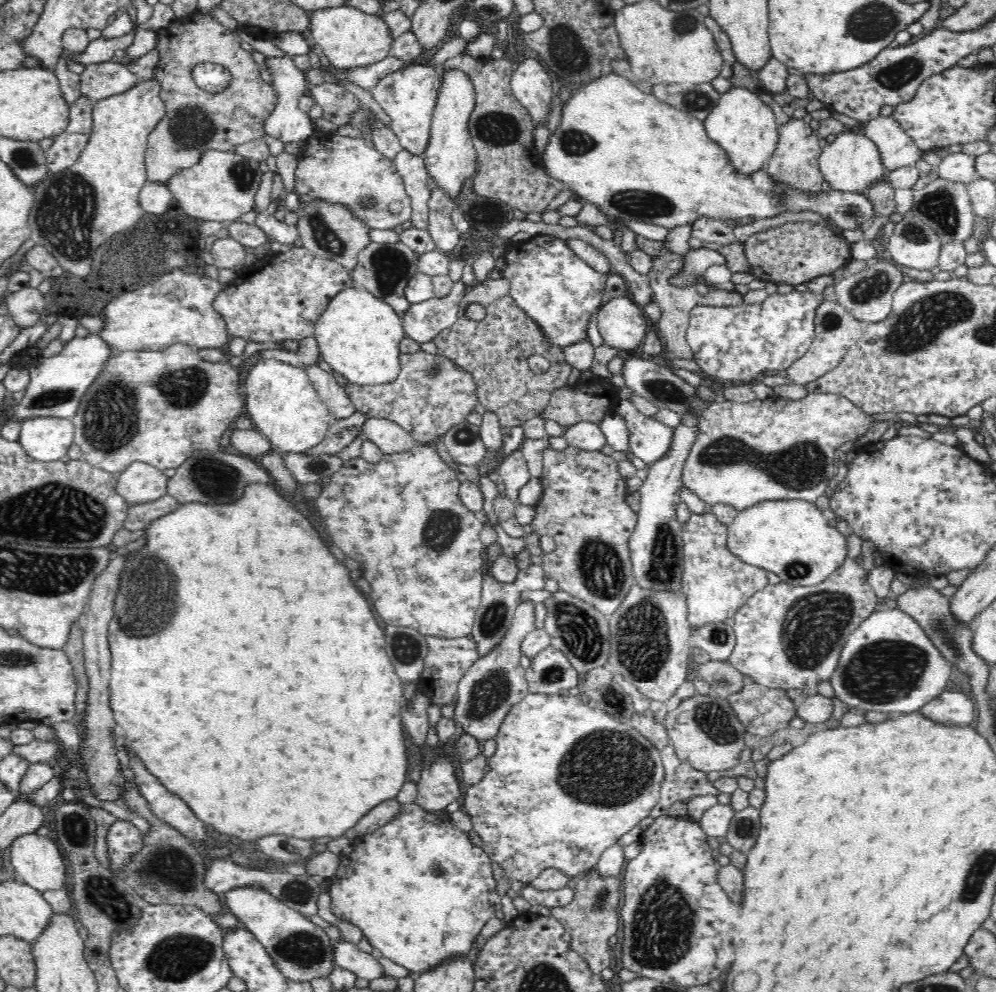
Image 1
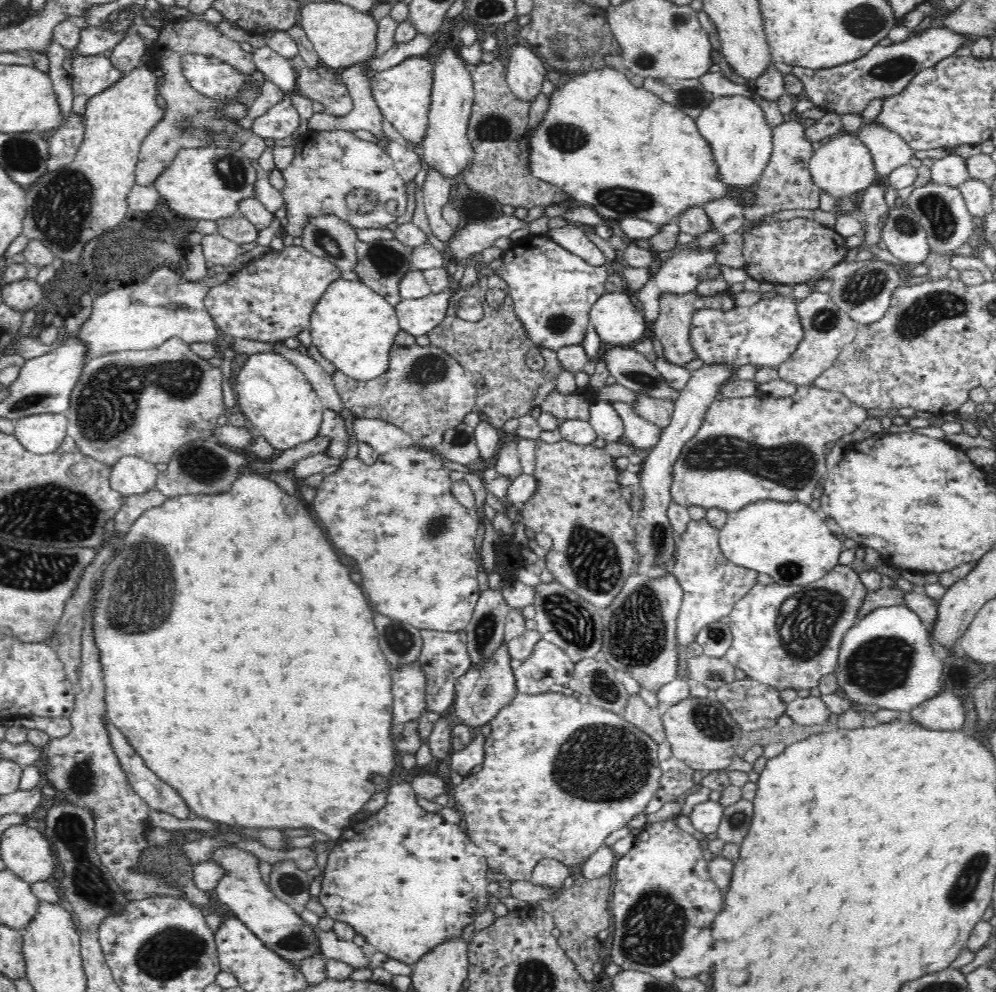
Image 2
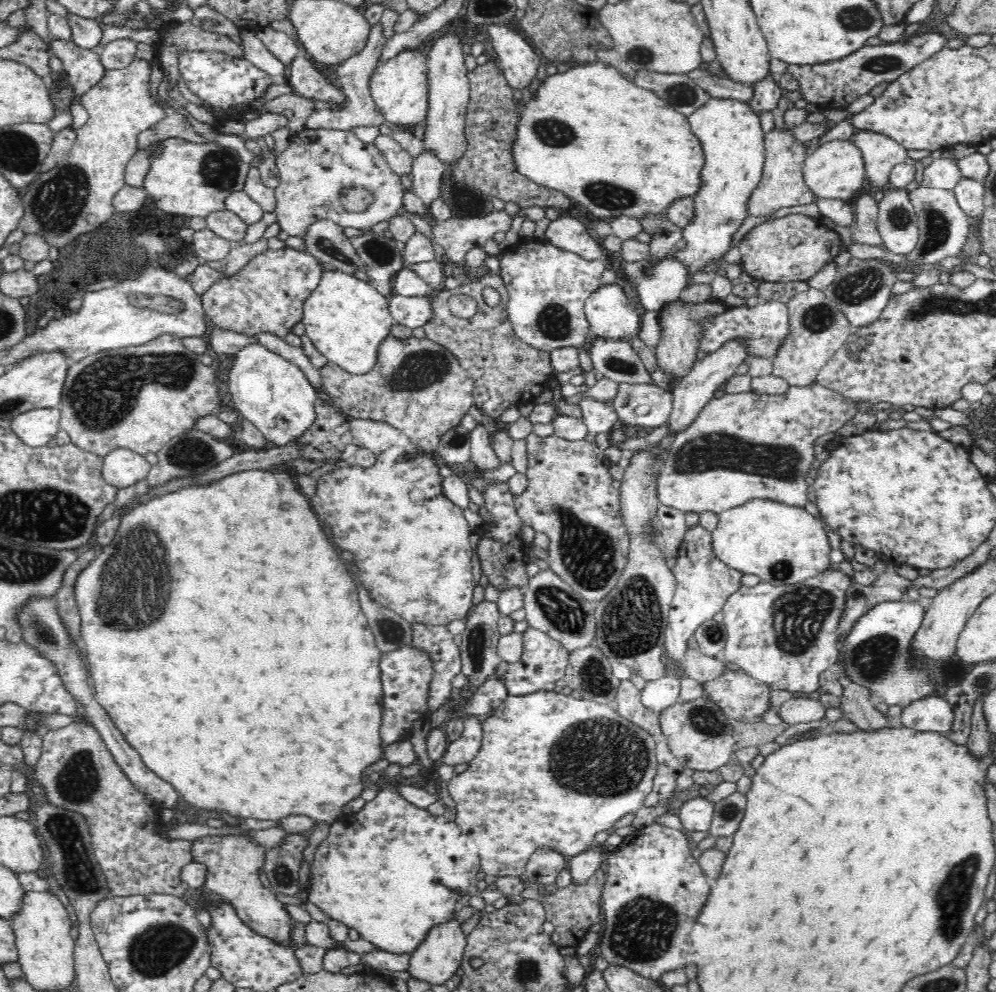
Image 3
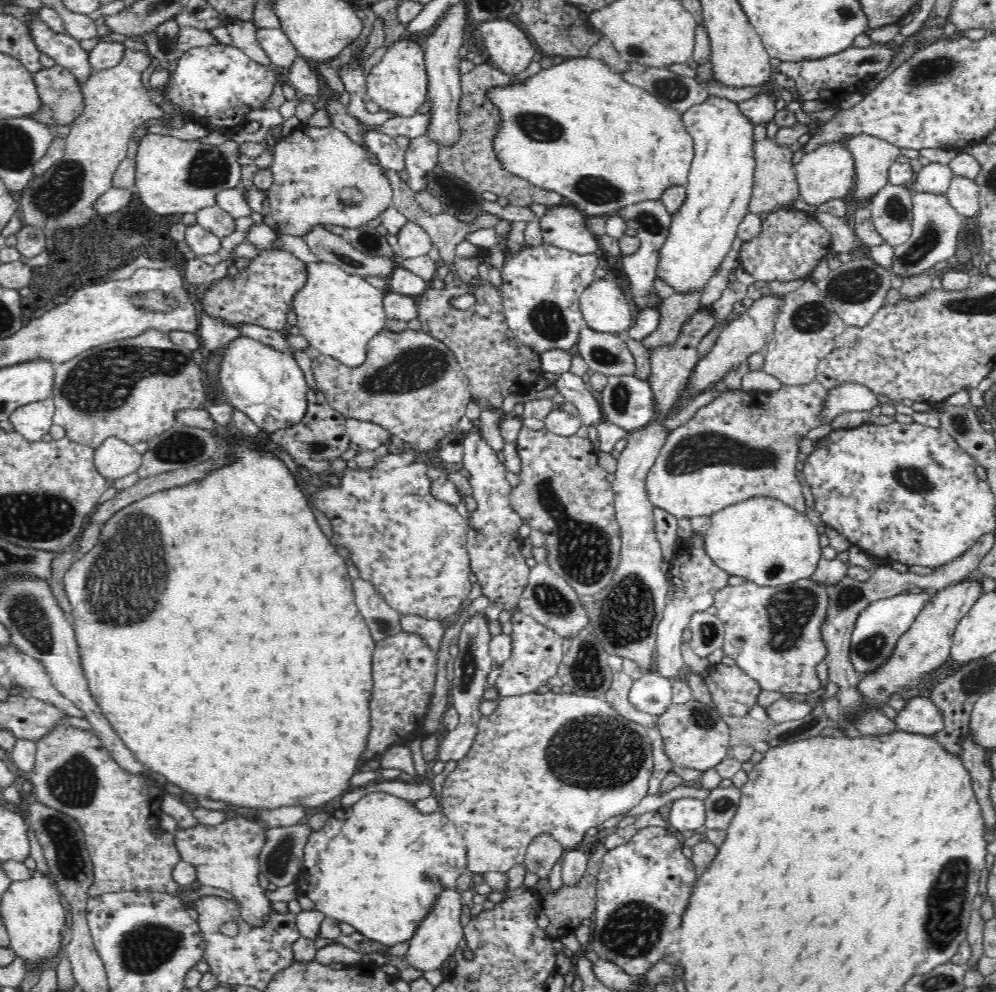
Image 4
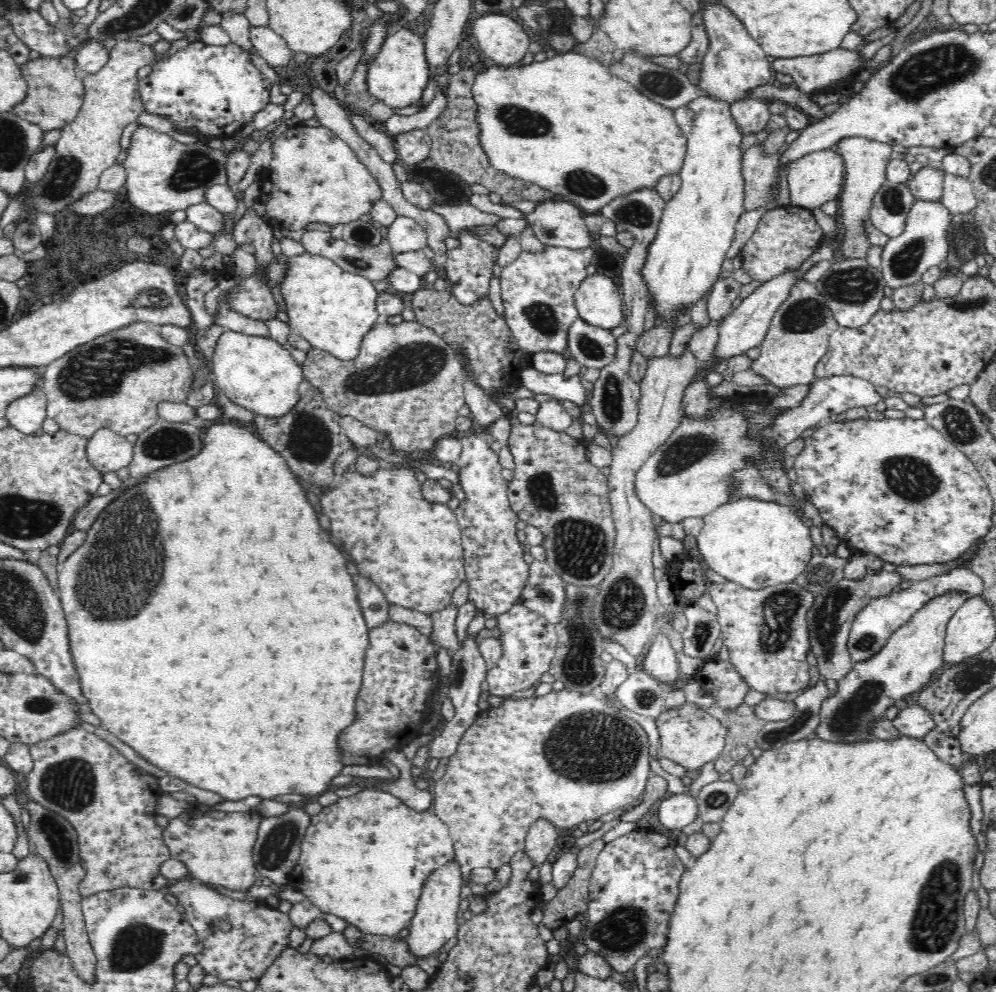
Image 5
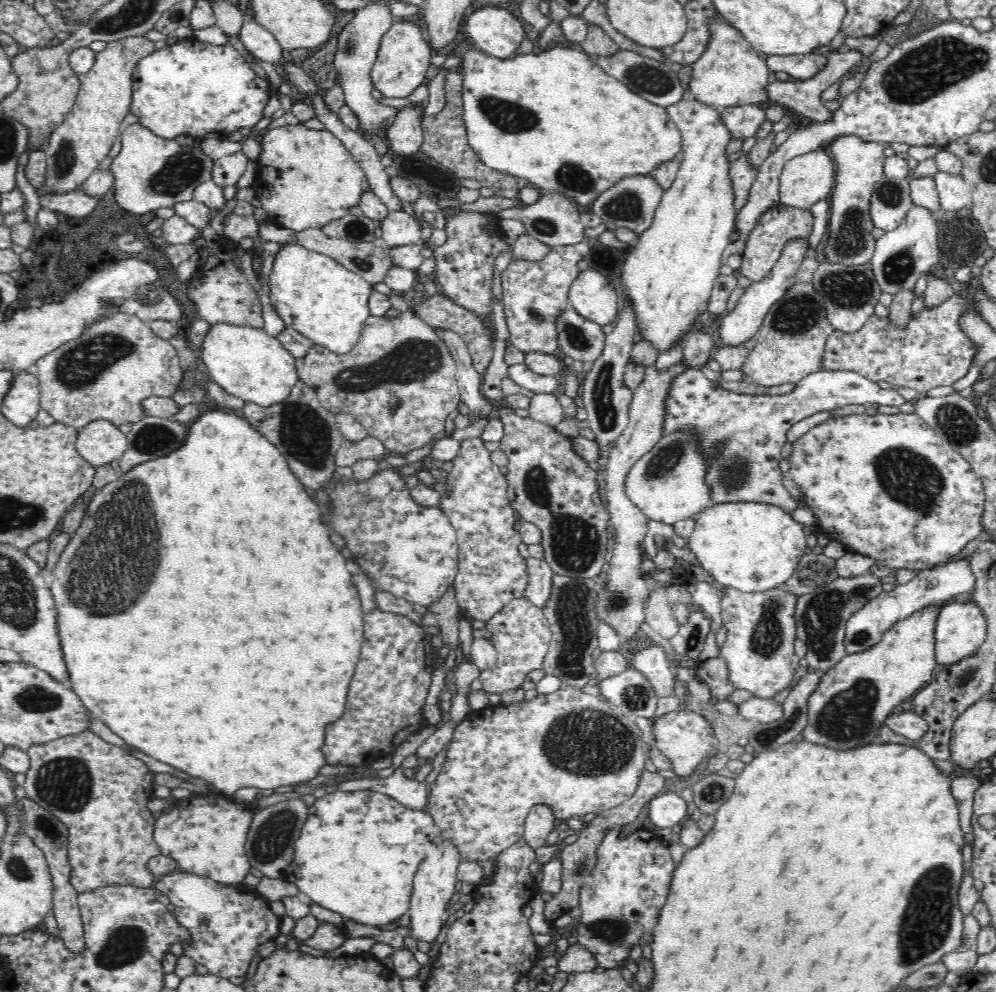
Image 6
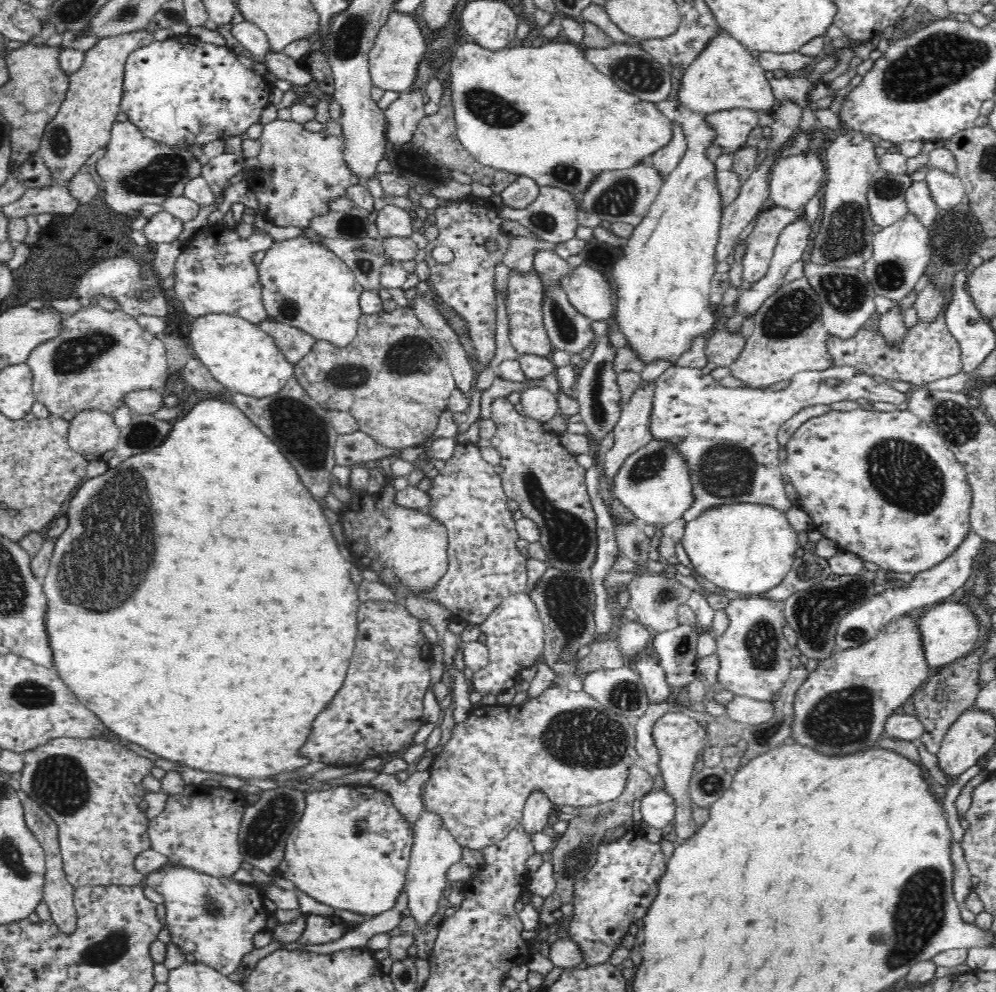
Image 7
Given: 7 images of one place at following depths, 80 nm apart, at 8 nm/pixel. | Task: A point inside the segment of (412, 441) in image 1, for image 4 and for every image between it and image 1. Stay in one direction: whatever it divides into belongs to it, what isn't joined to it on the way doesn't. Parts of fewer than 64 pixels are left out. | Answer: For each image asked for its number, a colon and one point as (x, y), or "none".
2: (382, 436)
3: (374, 435)
4: (368, 436)

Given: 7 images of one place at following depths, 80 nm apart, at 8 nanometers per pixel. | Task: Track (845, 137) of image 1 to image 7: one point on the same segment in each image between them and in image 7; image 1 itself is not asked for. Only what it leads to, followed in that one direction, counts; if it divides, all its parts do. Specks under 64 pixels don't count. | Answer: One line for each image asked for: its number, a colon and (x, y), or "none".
2: (841, 166)
3: (834, 170)
4: (824, 174)
5: (815, 178)
6: (805, 179)
7: (793, 180)

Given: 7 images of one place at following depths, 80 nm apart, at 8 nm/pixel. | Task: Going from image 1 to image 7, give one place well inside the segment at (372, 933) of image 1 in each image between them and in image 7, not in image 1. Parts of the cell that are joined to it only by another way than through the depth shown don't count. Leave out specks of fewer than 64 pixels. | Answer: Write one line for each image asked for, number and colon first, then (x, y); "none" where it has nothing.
2: (405, 879)
3: (391, 870)
4: (378, 864)
5: (362, 858)
6: (356, 852)
7: (350, 848)

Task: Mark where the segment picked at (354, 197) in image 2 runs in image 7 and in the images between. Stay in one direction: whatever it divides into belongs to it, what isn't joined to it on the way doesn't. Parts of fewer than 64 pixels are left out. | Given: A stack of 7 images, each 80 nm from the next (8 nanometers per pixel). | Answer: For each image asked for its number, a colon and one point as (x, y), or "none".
3: (325, 174)
4: (319, 176)
5: (314, 177)
6: (306, 178)
7: (298, 170)

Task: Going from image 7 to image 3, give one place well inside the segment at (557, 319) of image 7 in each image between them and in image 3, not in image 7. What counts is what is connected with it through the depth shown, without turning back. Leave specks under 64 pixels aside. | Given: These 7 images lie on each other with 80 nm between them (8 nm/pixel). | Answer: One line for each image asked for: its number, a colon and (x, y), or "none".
3: (614, 358)
4: (604, 352)
5: (591, 346)
6: (576, 337)

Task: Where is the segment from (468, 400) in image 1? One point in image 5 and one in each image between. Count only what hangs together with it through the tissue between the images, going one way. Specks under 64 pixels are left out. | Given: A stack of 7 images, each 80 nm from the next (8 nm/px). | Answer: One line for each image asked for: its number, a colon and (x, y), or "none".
2: (423, 390)
3: (417, 386)
4: (410, 384)
5: (405, 382)

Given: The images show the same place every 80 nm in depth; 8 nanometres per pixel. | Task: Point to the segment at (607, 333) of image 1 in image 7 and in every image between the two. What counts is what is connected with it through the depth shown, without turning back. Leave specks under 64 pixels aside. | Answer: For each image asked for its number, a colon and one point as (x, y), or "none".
2: (617, 321)
3: (608, 310)
4: (604, 306)
5: (598, 301)
6: (591, 295)
7: (586, 288)

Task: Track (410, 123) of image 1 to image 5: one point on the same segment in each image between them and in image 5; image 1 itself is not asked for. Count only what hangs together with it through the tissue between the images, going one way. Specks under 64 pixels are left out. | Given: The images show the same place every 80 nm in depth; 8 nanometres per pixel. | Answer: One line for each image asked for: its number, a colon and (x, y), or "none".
2: (402, 92)
3: (399, 86)
4: (398, 83)
5: (398, 77)

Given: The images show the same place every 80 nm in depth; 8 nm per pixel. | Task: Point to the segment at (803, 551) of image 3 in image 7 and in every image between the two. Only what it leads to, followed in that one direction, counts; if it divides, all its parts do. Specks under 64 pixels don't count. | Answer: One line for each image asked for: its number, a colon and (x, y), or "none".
4: (762, 540)
5: (755, 544)
6: (751, 547)
7: (743, 548)

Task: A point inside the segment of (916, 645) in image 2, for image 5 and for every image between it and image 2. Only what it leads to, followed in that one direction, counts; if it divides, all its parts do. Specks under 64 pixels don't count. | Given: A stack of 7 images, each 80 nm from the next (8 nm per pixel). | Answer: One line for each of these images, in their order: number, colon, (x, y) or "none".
3: (876, 657)
4: (875, 631)
5: (871, 627)

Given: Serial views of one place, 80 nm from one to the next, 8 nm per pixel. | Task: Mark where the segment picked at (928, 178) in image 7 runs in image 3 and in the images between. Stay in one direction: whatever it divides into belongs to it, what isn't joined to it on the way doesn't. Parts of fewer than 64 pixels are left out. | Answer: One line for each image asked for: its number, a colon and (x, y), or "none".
3: (969, 194)
4: (962, 195)
5: (958, 197)
6: (953, 193)

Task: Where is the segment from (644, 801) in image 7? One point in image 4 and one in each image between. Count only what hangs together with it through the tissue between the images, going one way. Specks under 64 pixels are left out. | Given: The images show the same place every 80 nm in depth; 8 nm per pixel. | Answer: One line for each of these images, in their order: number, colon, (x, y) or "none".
4: (685, 813)
5: (677, 811)
6: (665, 810)

